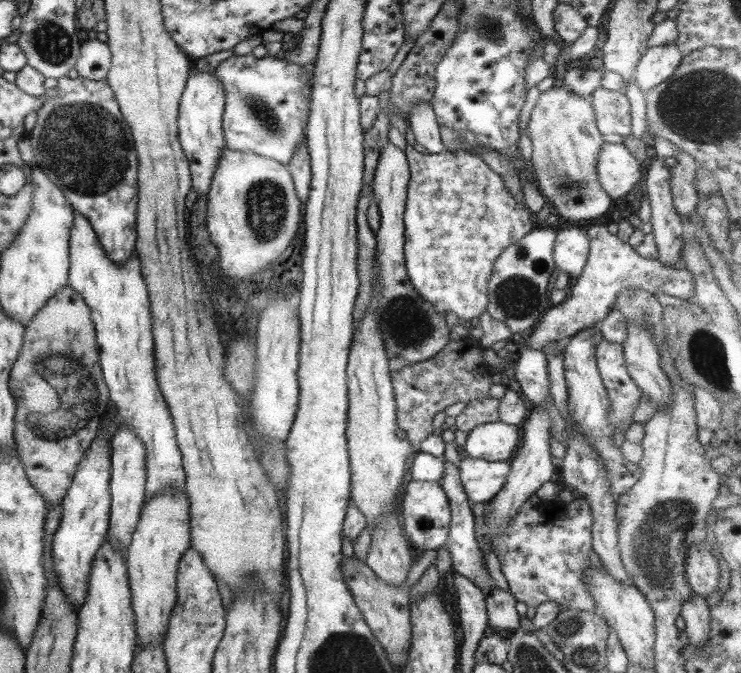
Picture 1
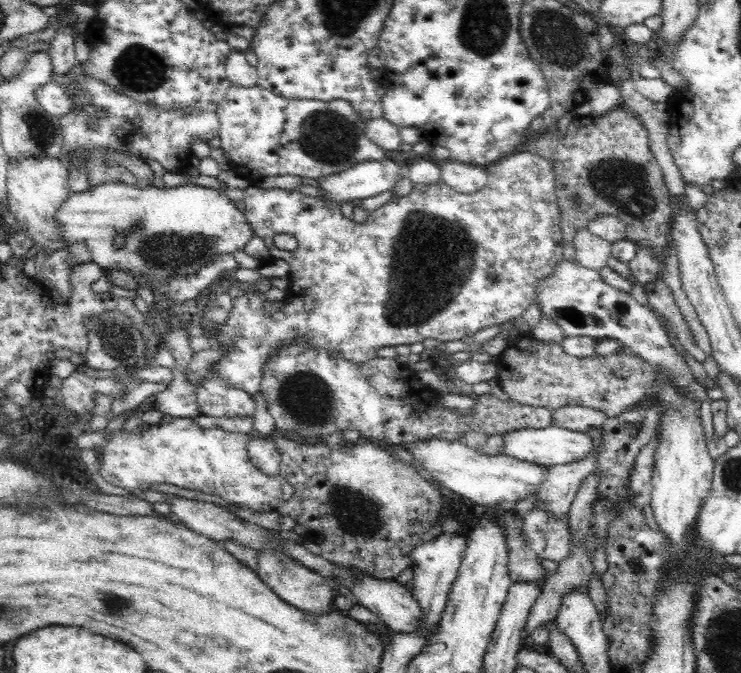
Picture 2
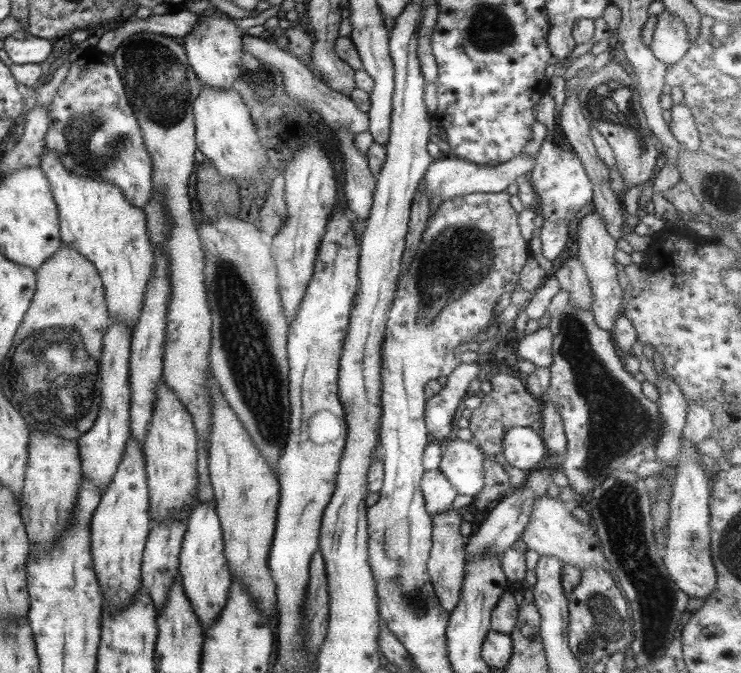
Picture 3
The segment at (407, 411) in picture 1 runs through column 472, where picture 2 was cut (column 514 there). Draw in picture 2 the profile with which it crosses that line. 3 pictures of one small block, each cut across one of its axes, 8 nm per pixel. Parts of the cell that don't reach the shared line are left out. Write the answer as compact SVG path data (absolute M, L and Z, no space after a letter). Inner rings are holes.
M520 334L510 340L503 355L498 356L497 382L502 386L502 390L516 402L528 406L538 406L545 409L556 410L562 406L584 406L600 411L606 418L614 418L628 409L635 409L642 405L652 403L658 409L658 422L654 426L654 432L650 436L650 441L656 441L656 452L654 452L654 467L652 472L652 492L650 506L660 530L662 530L666 541L671 548L674 548L681 556L681 560L687 560L682 555L682 550L698 554L696 558L716 558L716 553L704 553L704 549L690 547L684 541L684 532L688 530L690 524L694 524L702 500L708 496L712 478L714 459L706 447L706 435L704 426L700 418L700 400L688 398L681 394L671 382L667 382L659 373L659 370L646 362L636 352L620 344L620 349L607 356L590 356L586 358L576 358L570 356L558 344L543 343L540 340L532 339L528 334Z

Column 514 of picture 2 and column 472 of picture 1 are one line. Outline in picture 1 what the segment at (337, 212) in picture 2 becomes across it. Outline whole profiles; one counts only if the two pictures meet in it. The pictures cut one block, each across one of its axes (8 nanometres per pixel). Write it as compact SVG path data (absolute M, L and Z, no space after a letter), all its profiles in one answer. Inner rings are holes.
M407 145L405 155L409 182L402 220L404 266L408 281L439 314L445 316L446 312L451 312L459 320L468 322L486 311L486 284L493 272L493 264L501 250L532 230L531 212L509 195L501 177L473 152L457 149L453 152L443 150L437 154L422 154Z

